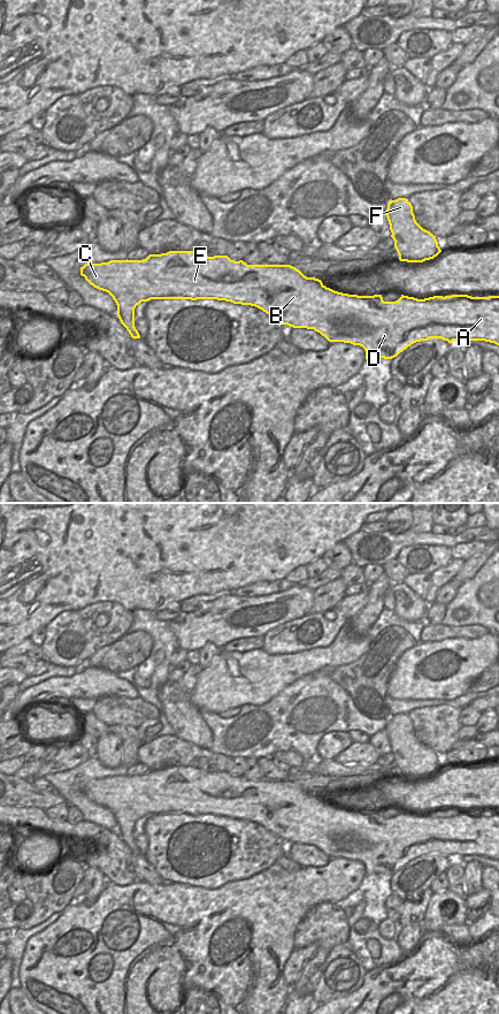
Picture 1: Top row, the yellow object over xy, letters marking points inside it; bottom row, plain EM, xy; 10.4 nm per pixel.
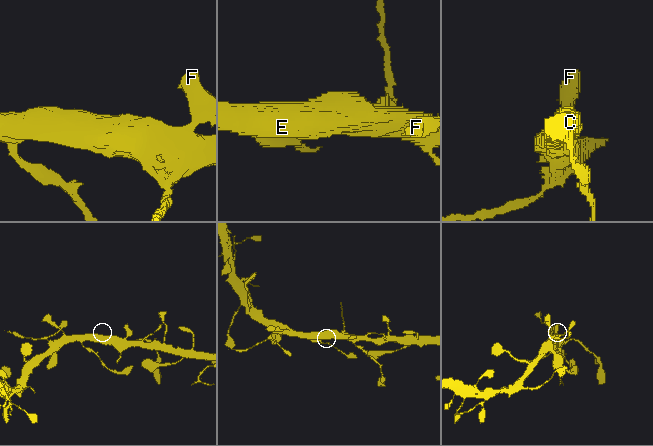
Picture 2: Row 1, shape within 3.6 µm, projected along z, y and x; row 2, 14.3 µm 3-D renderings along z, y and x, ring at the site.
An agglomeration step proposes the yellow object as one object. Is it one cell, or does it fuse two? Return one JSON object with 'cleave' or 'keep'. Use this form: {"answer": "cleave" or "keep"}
{"answer": "keep"}

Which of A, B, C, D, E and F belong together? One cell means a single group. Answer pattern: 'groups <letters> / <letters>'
groups A B C D E F

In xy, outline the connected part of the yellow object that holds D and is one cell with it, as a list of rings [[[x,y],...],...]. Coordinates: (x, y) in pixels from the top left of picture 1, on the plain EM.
[[[169,767],[161,770],[149,770],[146,775],[143,776],[126,775],[110,776],[108,778],[101,779],[85,779],[83,783],[80,783],[80,791],[84,792],[91,801],[99,806],[108,808],[113,813],[117,821],[117,832],[132,854],[140,854],[140,851],[135,843],[135,824],[141,817],[148,817],[151,815],[217,815],[231,817],[233,819],[255,822],[269,830],[271,833],[278,836],[283,840],[287,840],[293,844],[314,845],[315,847],[324,852],[329,857],[344,857],[351,859],[353,861],[360,861],[366,867],[366,875],[392,875],[412,860],[421,856],[428,856],[430,854],[442,854],[444,856],[447,856],[448,859],[452,859],[453,856],[485,856],[499,861],[499,811],[471,813],[468,810],[452,810],[445,813],[433,811],[424,815],[417,815],[414,813],[401,810],[401,813],[396,817],[384,817],[382,810],[358,811],[335,807],[330,803],[327,803],[321,795],[315,793],[307,793],[299,785],[291,780],[247,780],[243,776],[231,776],[228,771],[208,772],[199,770],[194,767]]]

